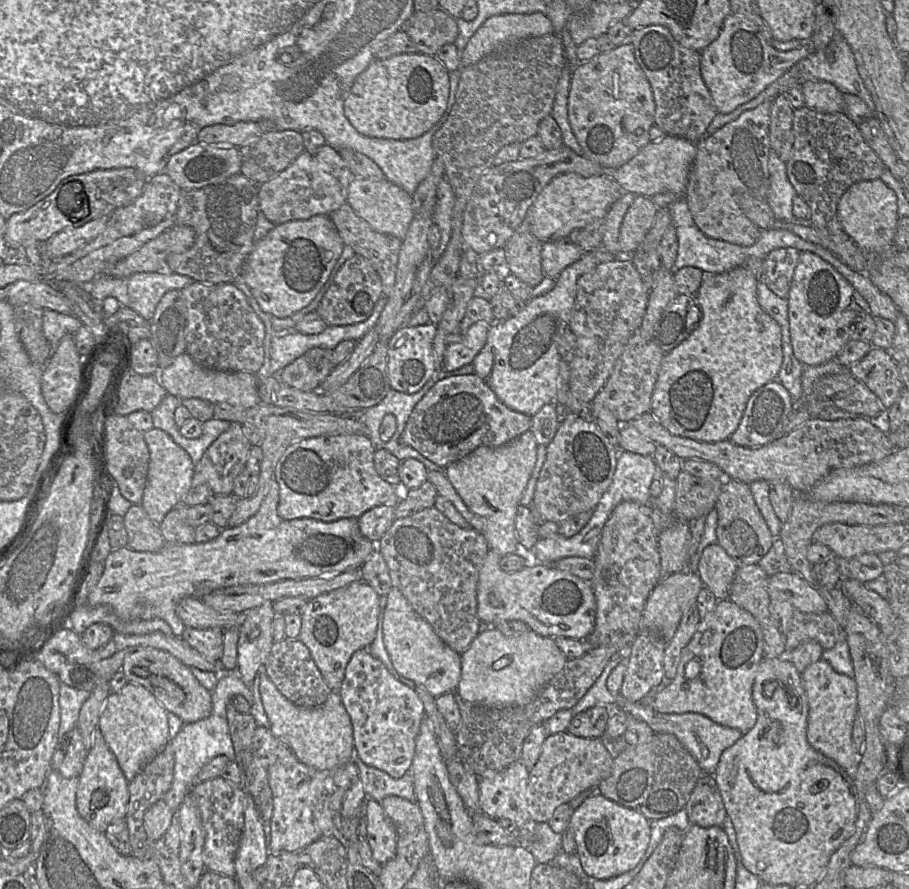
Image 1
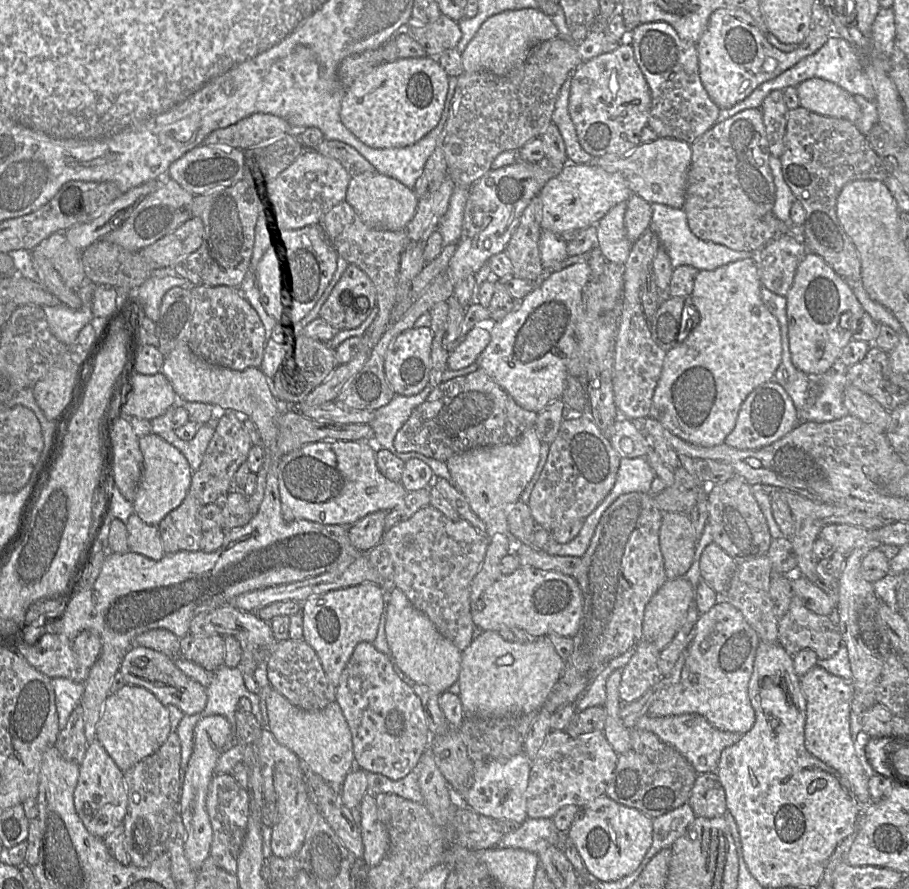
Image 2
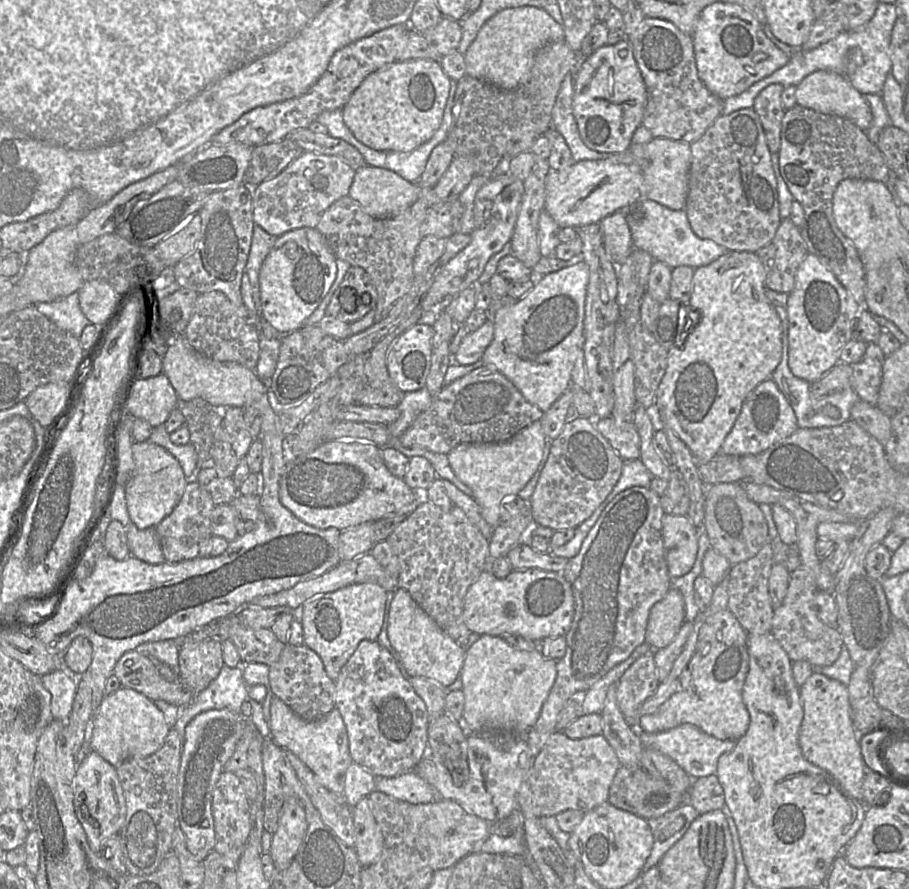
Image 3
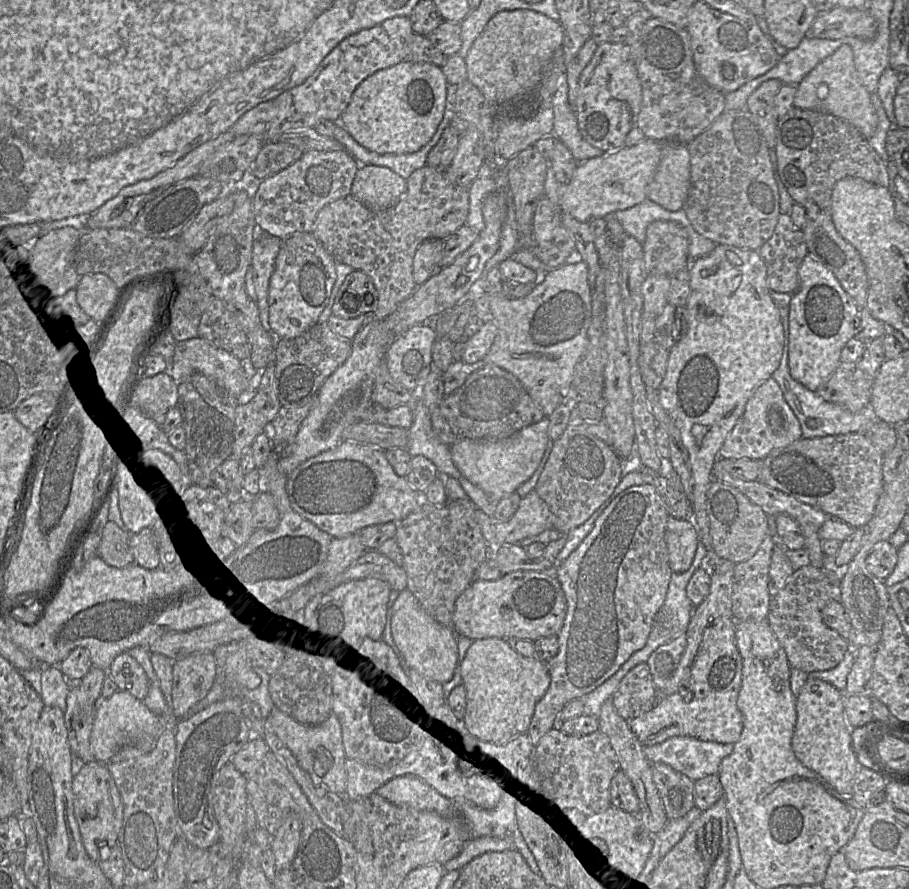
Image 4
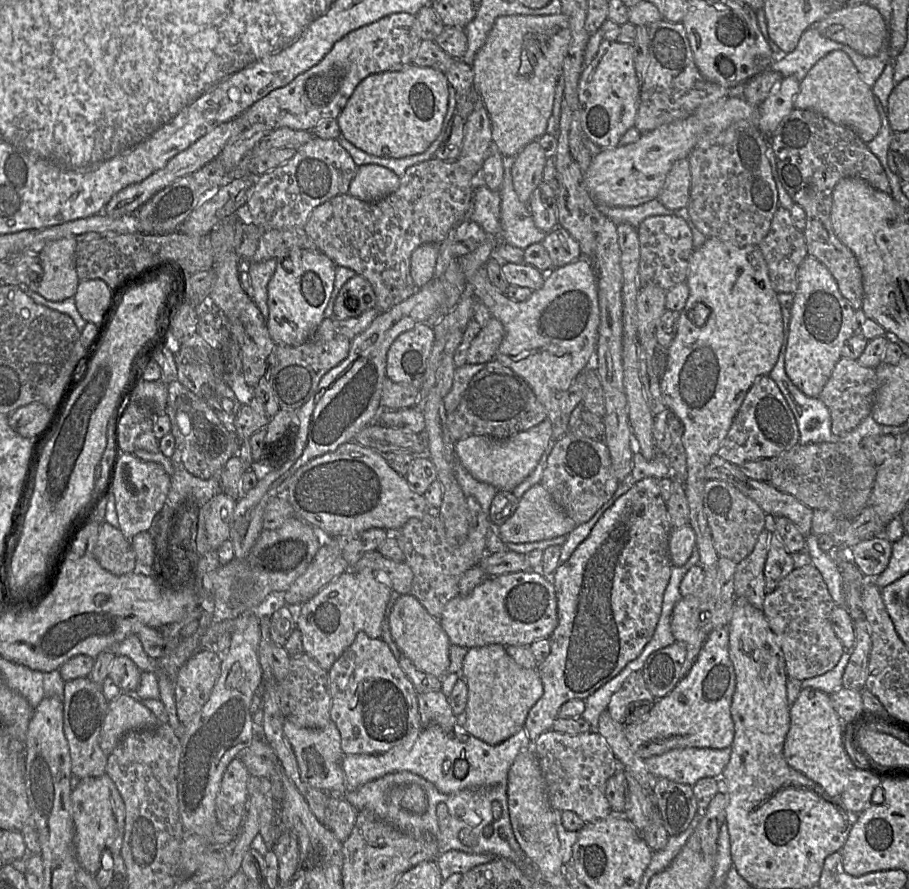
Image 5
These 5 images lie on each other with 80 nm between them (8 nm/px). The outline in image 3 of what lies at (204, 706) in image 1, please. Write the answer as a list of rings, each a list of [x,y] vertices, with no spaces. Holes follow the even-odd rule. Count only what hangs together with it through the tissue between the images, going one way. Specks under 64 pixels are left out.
[[[137,650],[128,651],[122,655],[114,667],[113,675],[119,679],[121,688],[136,690],[152,701],[164,700],[183,708],[189,705],[194,699],[194,695],[184,688],[179,681],[172,682],[165,679],[151,659]]]

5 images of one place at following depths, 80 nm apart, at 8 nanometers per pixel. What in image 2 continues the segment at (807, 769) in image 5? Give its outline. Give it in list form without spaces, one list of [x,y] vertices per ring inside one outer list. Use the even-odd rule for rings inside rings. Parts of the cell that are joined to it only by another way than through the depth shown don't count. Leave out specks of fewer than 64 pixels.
[[[818,664],[801,677],[801,690],[806,699],[805,747],[807,751],[835,769],[847,782],[847,787],[864,808],[871,804],[868,780],[857,756],[851,735],[850,711],[854,698],[853,682],[829,673]]]

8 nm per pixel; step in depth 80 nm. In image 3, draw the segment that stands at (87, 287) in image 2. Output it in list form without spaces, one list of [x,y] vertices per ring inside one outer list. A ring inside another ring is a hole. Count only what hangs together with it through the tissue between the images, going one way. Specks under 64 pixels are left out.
[[[78,291],[53,302],[38,303],[36,308],[58,327],[68,331],[78,339],[84,328],[90,324],[81,310]]]

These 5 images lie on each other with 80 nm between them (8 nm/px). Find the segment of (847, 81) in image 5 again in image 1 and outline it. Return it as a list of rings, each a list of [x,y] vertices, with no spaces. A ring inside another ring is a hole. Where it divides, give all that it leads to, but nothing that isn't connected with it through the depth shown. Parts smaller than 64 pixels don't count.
[[[806,81],[801,86],[804,106],[820,113],[844,113],[843,93],[825,81]]]

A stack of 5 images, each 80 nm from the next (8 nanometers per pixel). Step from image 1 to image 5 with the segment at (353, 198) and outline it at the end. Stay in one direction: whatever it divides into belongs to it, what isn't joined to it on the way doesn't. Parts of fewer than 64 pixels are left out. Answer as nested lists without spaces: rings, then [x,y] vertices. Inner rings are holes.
[[[362,165],[357,167],[348,193],[362,202],[376,202],[393,193],[399,183],[400,177],[384,167]]]

